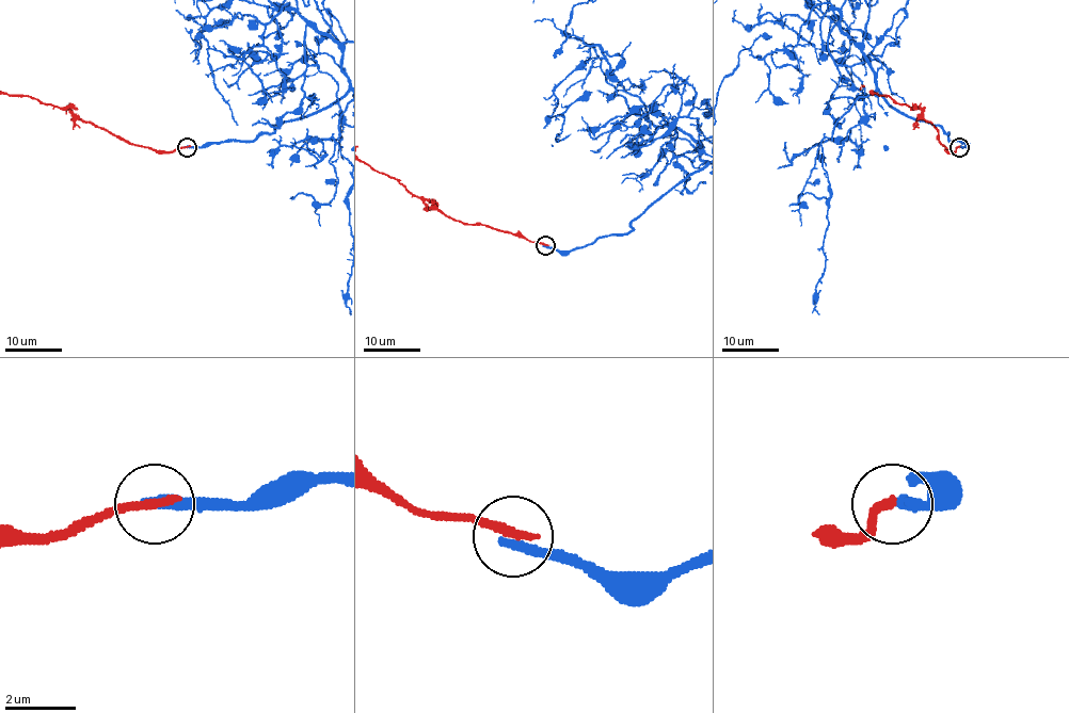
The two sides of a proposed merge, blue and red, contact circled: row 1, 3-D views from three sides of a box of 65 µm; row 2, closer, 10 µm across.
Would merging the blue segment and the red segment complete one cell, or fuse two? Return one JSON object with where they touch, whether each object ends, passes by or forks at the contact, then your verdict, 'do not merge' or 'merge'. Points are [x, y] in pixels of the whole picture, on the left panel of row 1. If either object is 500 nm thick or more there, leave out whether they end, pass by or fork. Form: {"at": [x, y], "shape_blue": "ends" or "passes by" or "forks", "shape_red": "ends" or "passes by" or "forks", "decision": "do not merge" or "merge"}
{"at": [187, 147], "shape_blue": "ends", "shape_red": "ends", "decision": "do not merge"}

